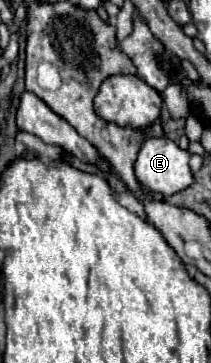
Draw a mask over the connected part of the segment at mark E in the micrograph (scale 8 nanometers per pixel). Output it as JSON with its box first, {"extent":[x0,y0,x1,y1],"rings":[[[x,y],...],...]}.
{"extent":[134,138,194,196],"rings":[[[146,138],[134,162],[136,180],[162,196],[182,192],[194,182],[188,160],[190,154],[170,138]]]}

